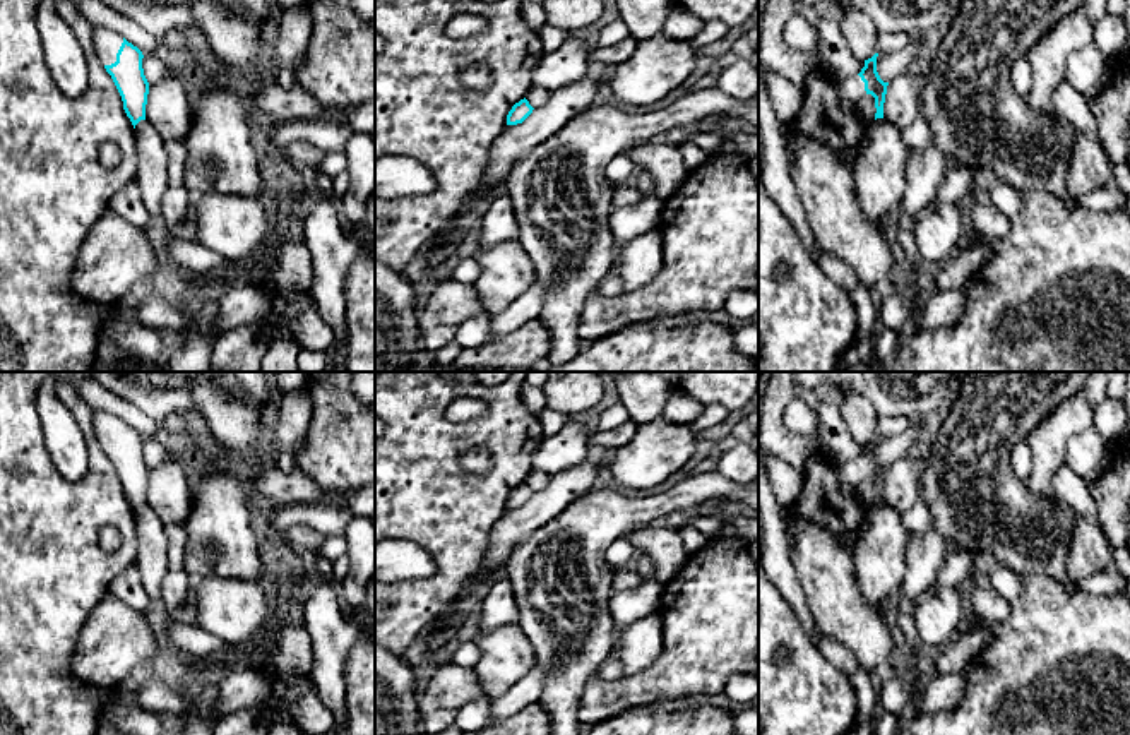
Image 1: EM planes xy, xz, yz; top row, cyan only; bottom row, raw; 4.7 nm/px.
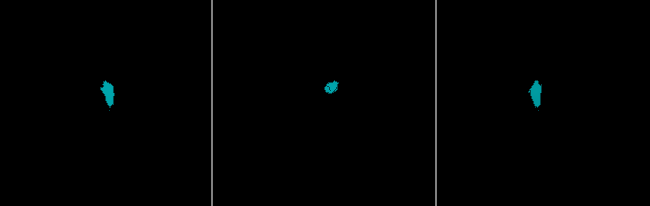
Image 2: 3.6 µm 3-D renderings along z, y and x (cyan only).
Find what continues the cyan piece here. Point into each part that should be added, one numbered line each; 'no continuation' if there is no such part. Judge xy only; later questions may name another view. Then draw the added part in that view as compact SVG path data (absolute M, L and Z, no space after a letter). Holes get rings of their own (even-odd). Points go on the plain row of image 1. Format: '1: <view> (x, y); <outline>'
1: xy (107, 425); M94 411L94 430L103 449L116 445L116 437L123 427L123 421L106 411Z

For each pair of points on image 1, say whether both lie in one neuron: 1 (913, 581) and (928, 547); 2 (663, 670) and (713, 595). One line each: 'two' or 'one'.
1: one
2: one

